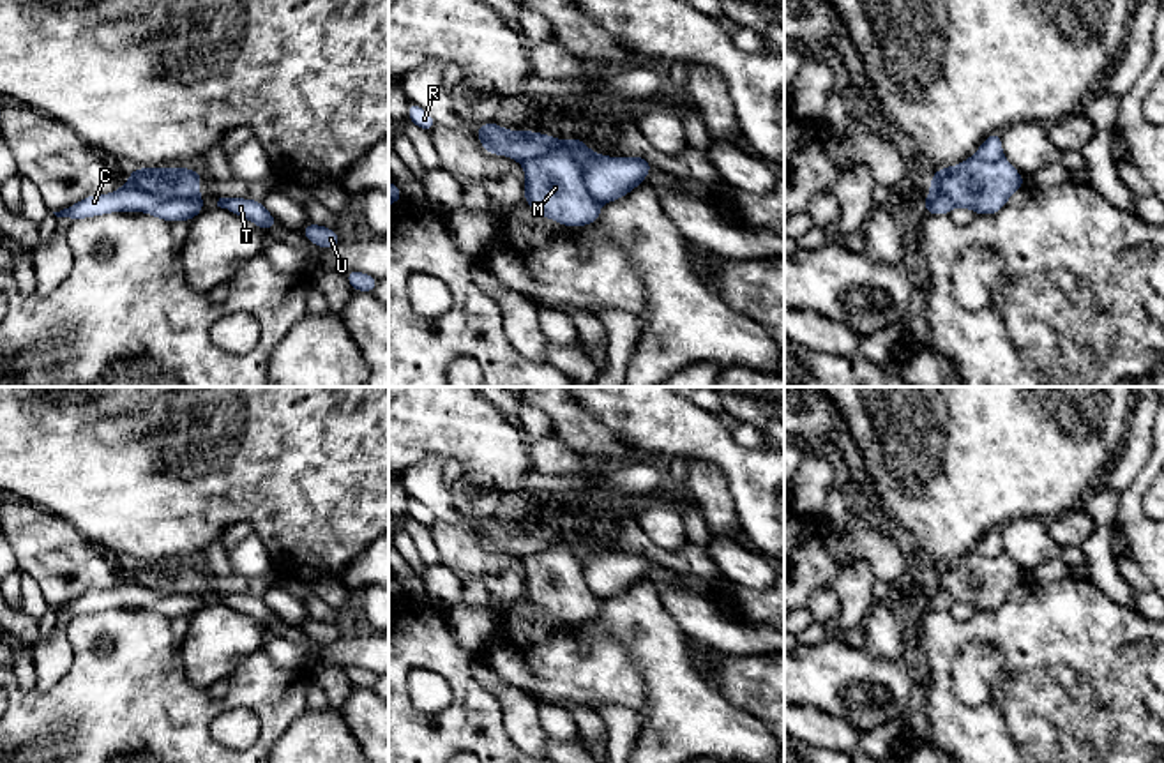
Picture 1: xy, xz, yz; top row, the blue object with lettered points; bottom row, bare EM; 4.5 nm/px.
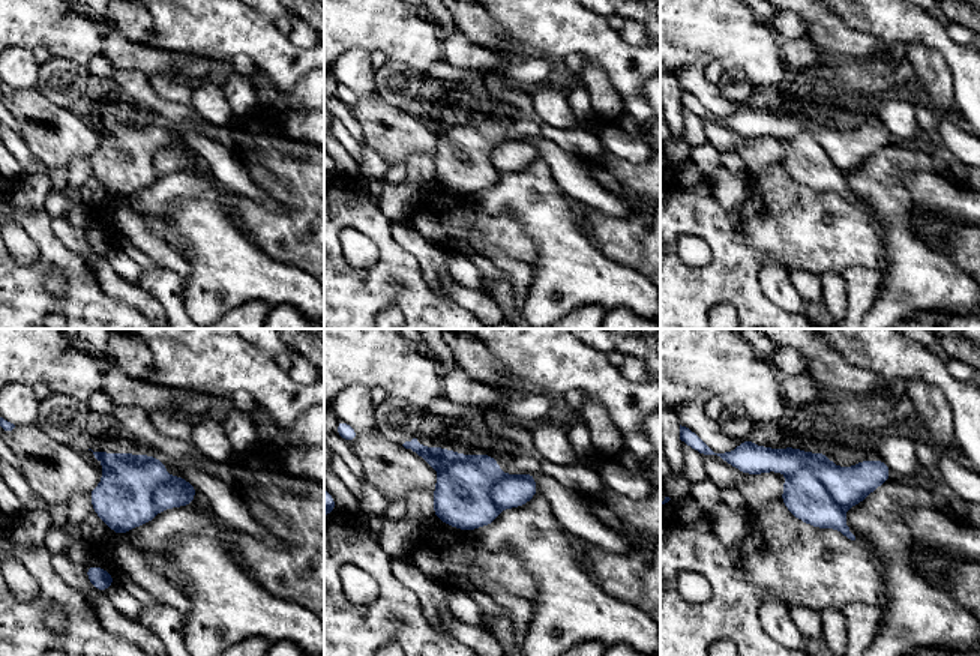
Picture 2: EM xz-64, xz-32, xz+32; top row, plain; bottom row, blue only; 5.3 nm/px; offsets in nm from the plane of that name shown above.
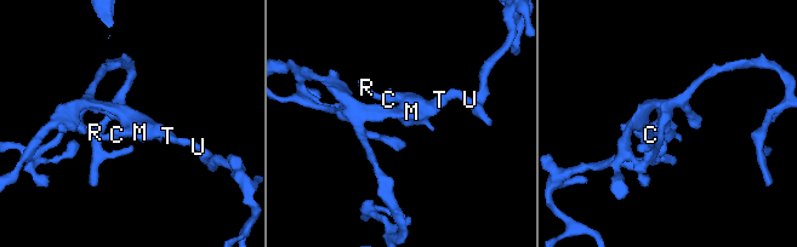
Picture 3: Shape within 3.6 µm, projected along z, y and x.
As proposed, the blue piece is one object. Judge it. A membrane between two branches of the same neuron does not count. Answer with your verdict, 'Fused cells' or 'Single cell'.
Fused cells

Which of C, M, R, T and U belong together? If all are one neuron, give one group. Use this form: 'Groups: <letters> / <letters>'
Groups: C R T U / M

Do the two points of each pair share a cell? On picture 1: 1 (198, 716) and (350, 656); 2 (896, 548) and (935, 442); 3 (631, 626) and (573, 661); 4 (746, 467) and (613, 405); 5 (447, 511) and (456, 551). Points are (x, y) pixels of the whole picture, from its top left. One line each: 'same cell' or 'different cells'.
1: different cells
2: different cells
3: different cells
4: same cell
5: different cells

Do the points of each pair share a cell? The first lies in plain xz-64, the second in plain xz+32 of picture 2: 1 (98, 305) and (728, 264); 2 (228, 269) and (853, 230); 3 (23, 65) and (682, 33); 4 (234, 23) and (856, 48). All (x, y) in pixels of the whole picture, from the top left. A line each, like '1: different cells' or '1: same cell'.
1: same cell
2: different cells
3: different cells
4: different cells

